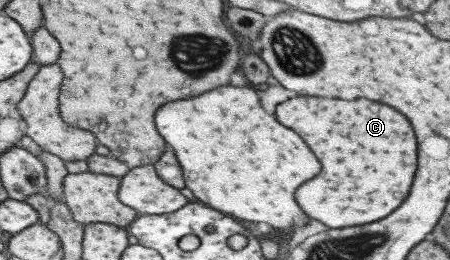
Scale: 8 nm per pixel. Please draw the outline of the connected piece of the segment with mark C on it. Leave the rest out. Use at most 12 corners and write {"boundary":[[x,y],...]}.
{"boundary":[[292,97],[276,119],[320,173],[294,191],[330,229],[408,195],[416,141],[368,99]]}

